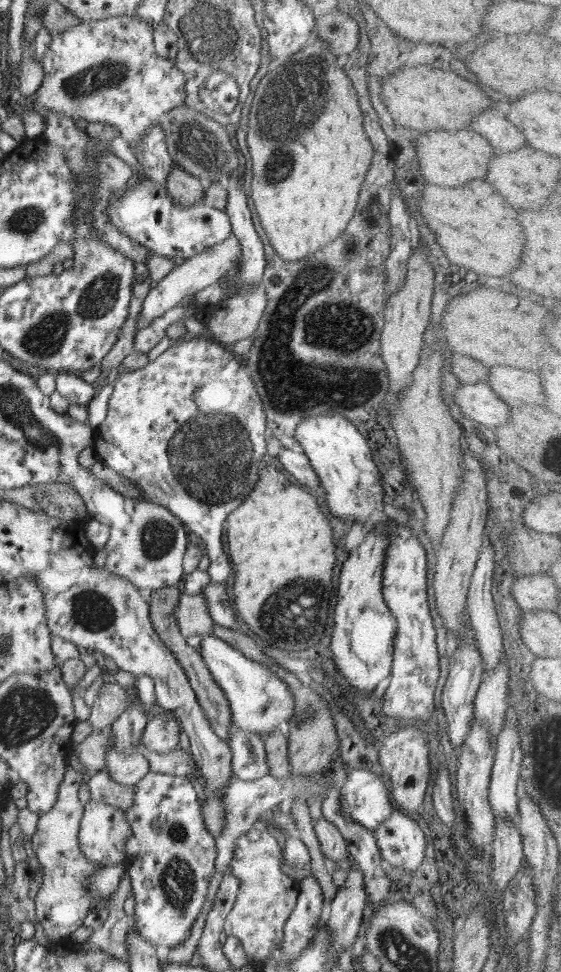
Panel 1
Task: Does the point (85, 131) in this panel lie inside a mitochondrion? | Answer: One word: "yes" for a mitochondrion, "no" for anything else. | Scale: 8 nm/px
no

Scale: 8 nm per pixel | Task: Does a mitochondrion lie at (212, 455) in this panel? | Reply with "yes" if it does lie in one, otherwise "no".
yes

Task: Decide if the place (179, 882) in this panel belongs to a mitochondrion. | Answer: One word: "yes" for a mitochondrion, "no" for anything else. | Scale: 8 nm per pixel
yes

